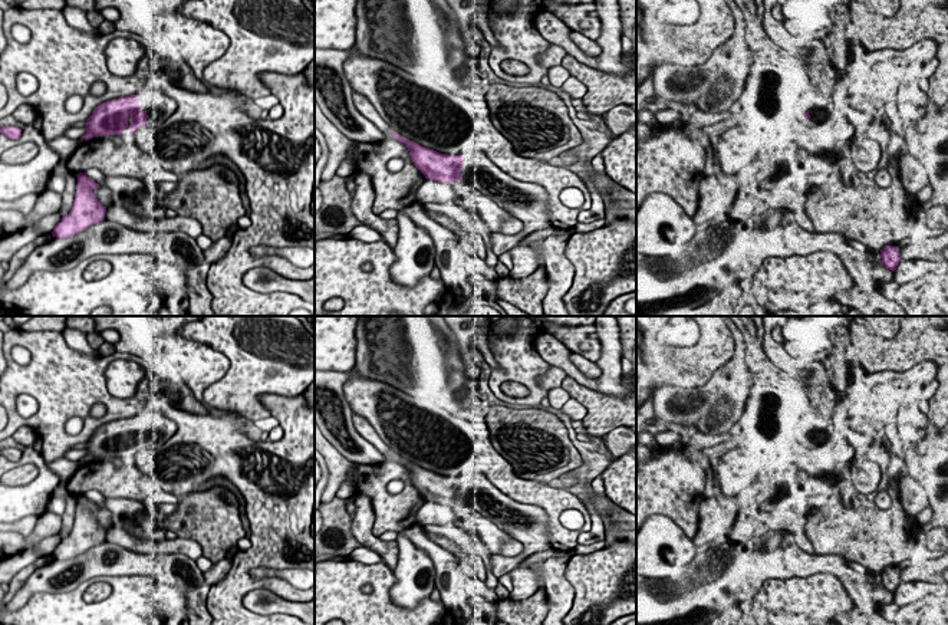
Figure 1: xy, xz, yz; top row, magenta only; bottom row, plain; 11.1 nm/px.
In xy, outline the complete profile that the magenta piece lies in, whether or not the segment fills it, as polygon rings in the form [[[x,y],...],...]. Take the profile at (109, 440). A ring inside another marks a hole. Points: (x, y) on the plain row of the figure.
[[[161,412],[147,414],[147,432],[139,430],[138,418],[139,415],[98,427],[86,441],[86,455],[82,460],[89,463],[93,458],[122,458],[126,450],[131,453],[131,457],[134,457],[141,447],[147,447],[148,440],[159,447],[177,431],[177,424]]]

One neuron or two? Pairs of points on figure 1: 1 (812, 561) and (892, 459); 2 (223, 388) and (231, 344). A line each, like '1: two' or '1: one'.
1: two
2: one

